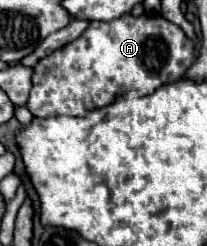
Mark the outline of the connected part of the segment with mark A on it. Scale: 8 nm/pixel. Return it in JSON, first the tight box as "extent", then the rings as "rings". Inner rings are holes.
{"extent":[27,16,189,118],"rings":[[[121,16],[111,22],[91,22],[87,32],[81,34],[75,42],[55,50],[51,56],[45,56],[37,62],[33,70],[33,88],[27,102],[27,108],[37,118],[55,118],[55,116],[85,116],[91,110],[103,108],[115,102],[119,96],[131,92],[135,96],[153,94],[157,88],[169,82],[177,82],[189,68],[189,40],[183,30],[165,20],[163,16]]]}

